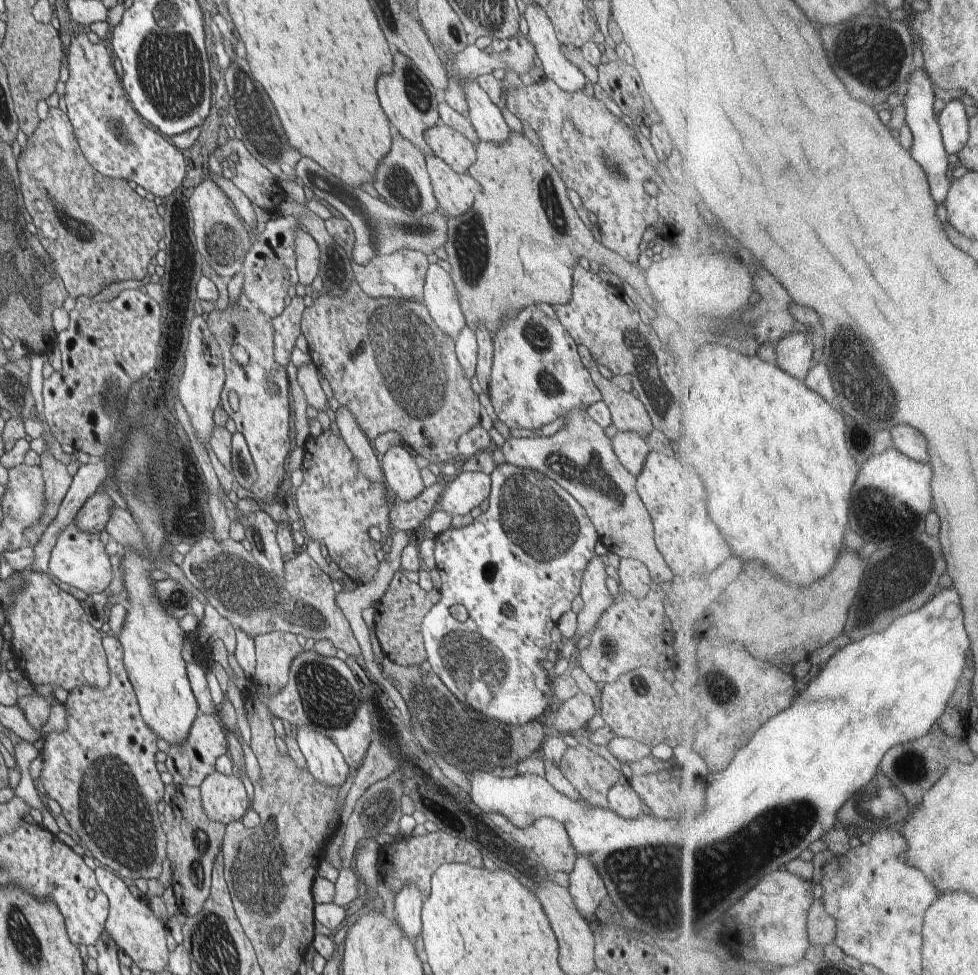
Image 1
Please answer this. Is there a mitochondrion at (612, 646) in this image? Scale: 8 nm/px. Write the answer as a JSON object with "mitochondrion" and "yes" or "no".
{"mitochondrion":"yes"}

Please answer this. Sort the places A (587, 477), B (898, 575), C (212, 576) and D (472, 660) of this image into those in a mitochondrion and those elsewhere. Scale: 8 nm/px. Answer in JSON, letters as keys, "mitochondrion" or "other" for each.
{"A":"mitochondrion","B":"mitochondrion","C":"mitochondrion","D":"mitochondrion"}

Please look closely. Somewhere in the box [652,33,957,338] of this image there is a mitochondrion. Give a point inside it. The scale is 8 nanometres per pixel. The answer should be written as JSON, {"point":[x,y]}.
{"point":[892,50]}

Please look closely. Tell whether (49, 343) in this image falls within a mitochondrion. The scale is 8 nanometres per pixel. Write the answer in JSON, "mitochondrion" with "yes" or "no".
{"mitochondrion":"no"}

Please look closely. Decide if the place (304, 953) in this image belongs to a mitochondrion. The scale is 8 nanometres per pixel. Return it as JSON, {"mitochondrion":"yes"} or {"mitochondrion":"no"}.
{"mitochondrion":"no"}

